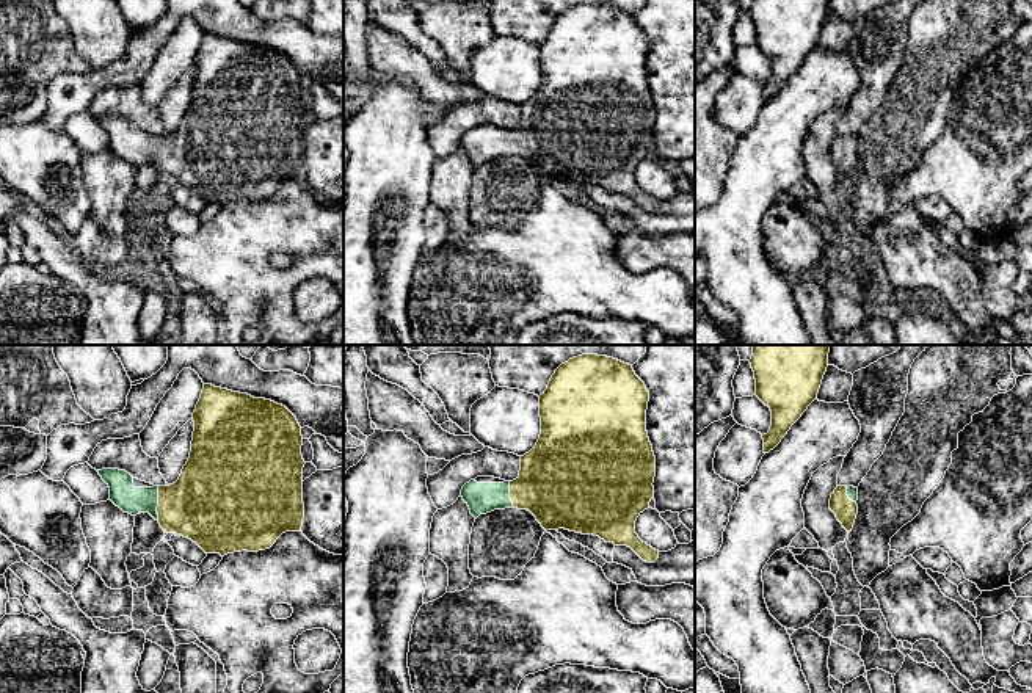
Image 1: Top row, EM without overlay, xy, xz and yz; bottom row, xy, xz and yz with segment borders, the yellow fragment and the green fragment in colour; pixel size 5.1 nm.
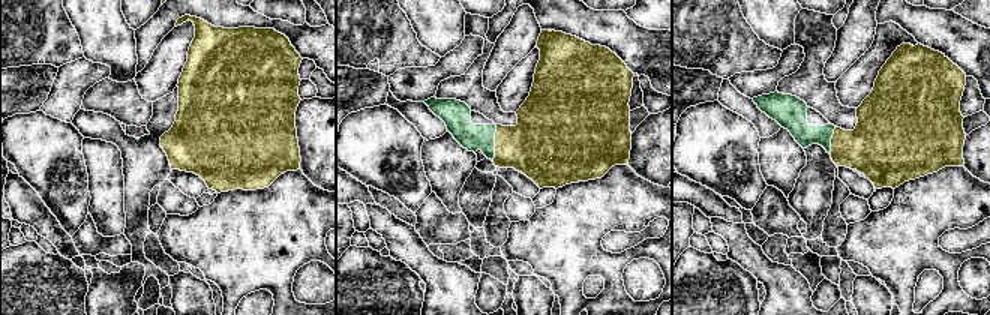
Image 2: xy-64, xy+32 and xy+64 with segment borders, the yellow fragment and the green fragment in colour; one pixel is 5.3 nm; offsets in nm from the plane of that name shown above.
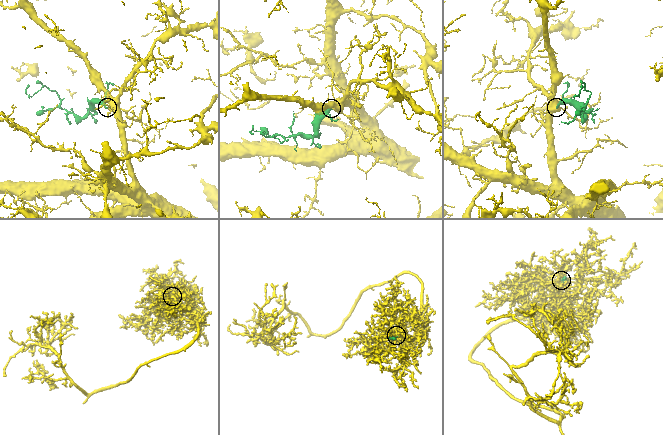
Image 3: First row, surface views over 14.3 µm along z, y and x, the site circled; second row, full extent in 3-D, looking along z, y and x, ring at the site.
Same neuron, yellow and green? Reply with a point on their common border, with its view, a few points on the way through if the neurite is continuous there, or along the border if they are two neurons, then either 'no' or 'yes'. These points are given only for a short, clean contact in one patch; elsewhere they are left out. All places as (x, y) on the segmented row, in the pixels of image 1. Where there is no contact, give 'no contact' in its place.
meets yellow in xy at (159, 504); yes

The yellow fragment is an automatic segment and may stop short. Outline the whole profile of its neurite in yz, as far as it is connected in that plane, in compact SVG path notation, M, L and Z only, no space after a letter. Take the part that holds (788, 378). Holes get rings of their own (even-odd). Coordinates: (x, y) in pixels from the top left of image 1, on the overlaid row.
M753 345L750 359L756 379L756 397L770 408L772 426L764 439L764 453L773 450L817 398L828 367L830 345Z

